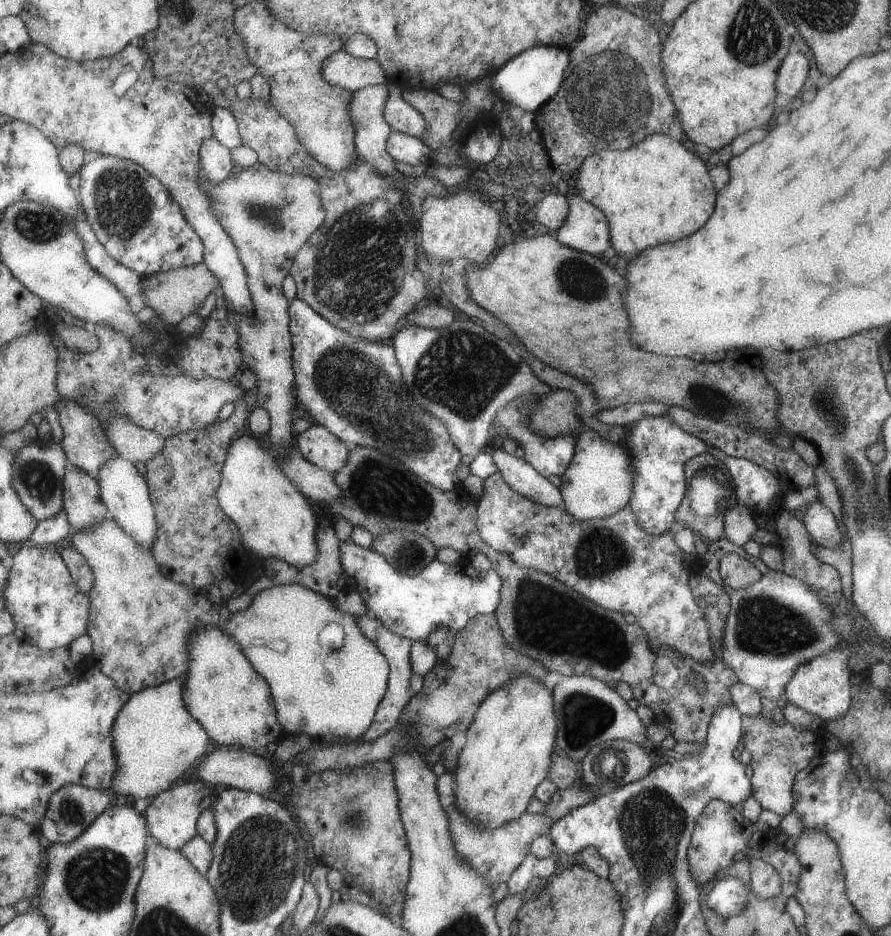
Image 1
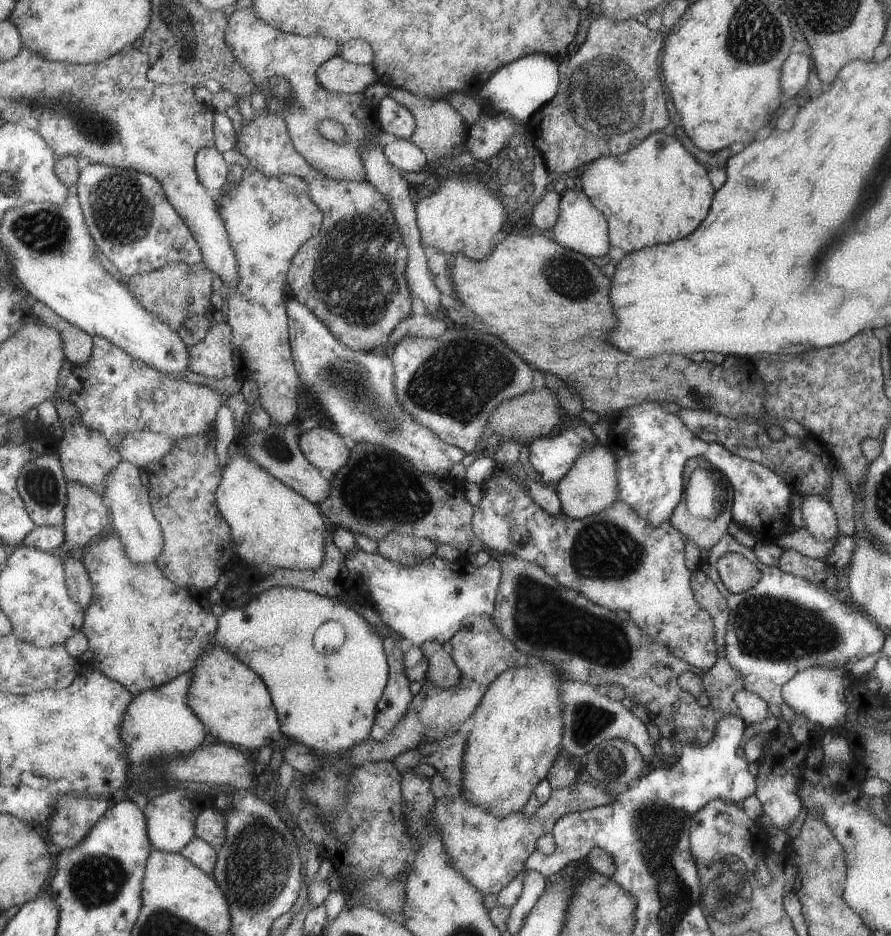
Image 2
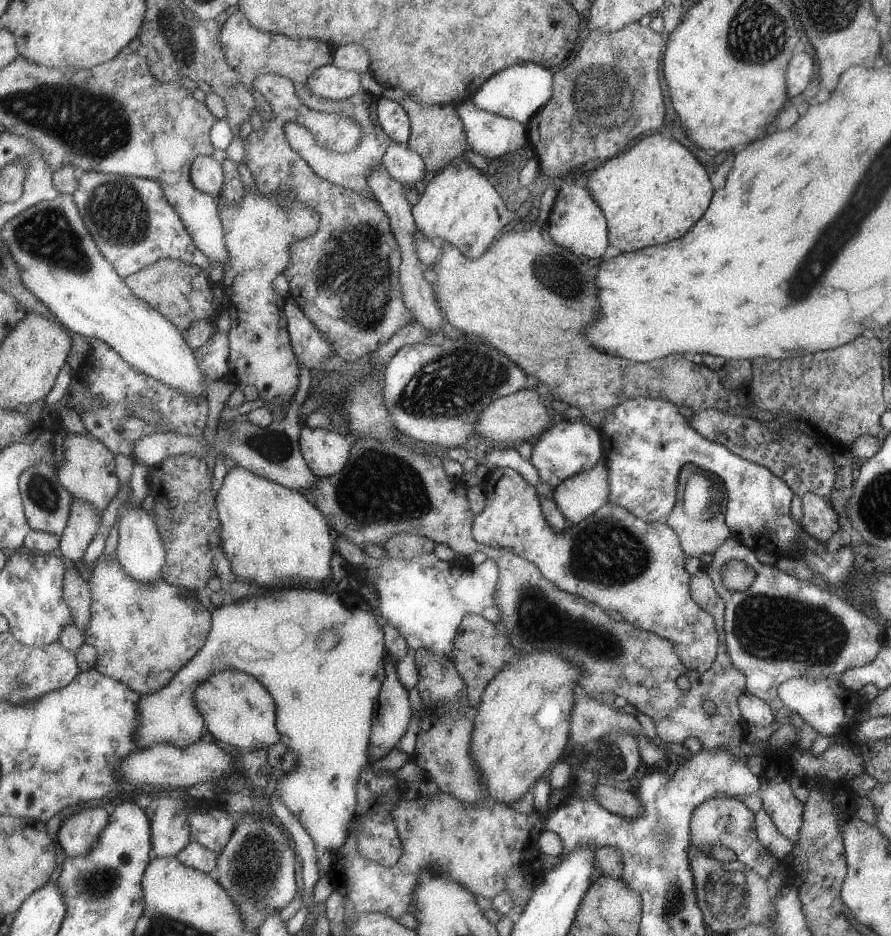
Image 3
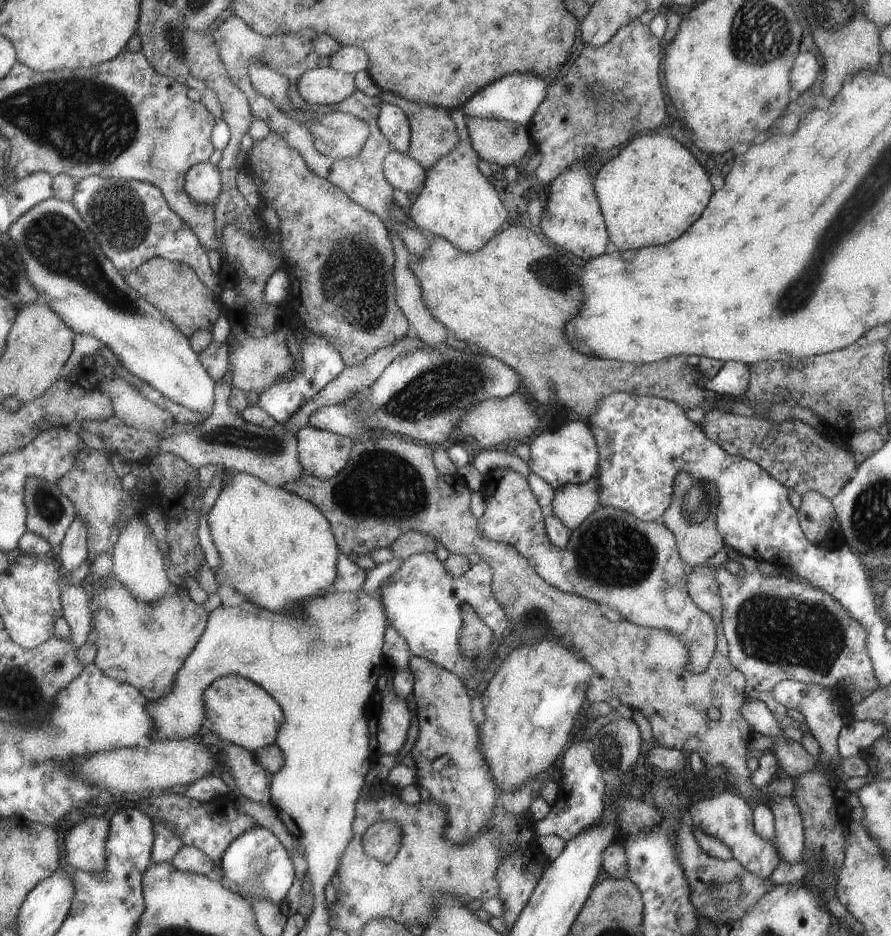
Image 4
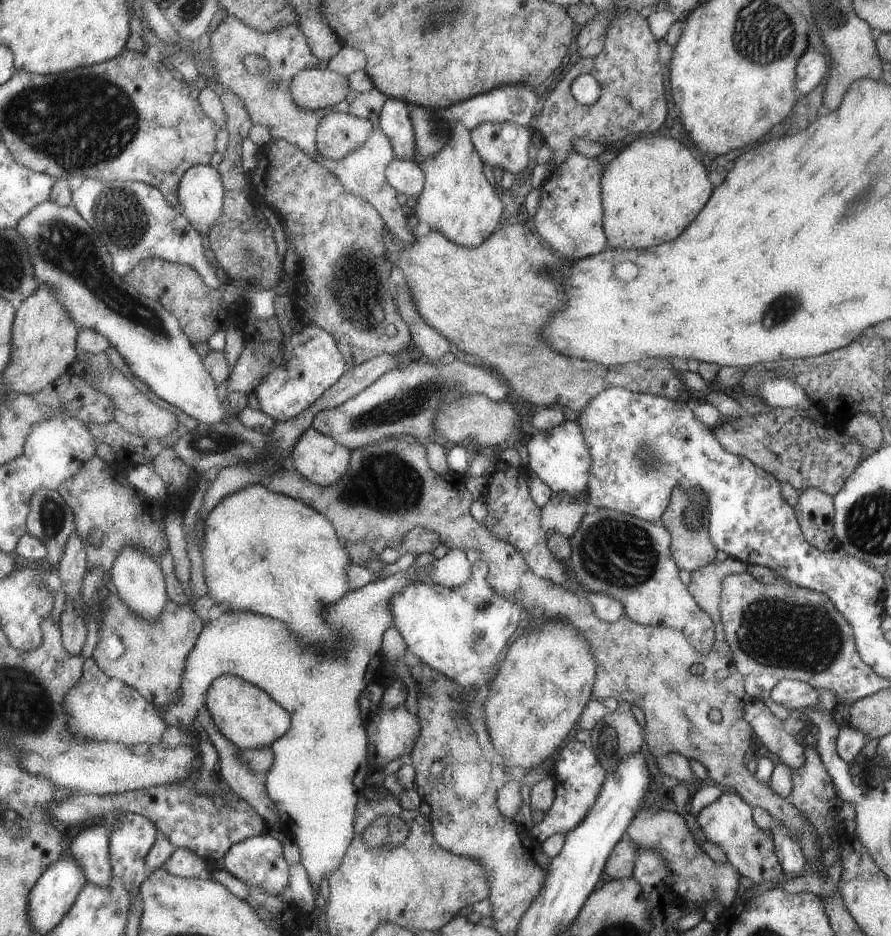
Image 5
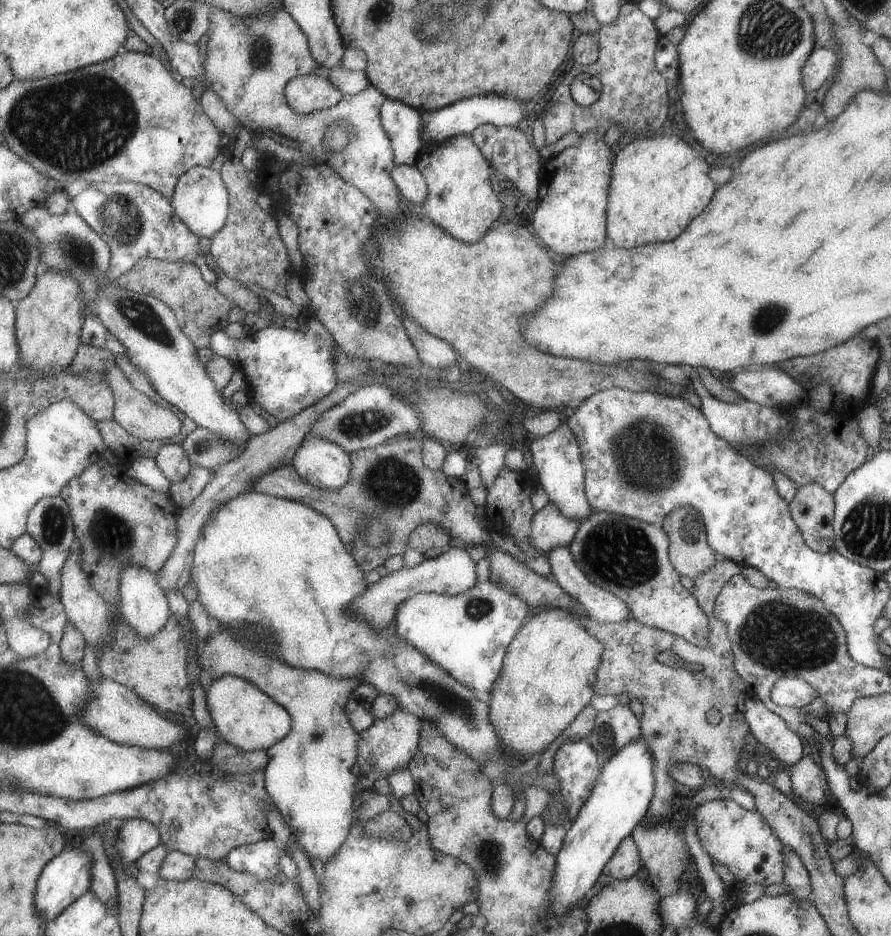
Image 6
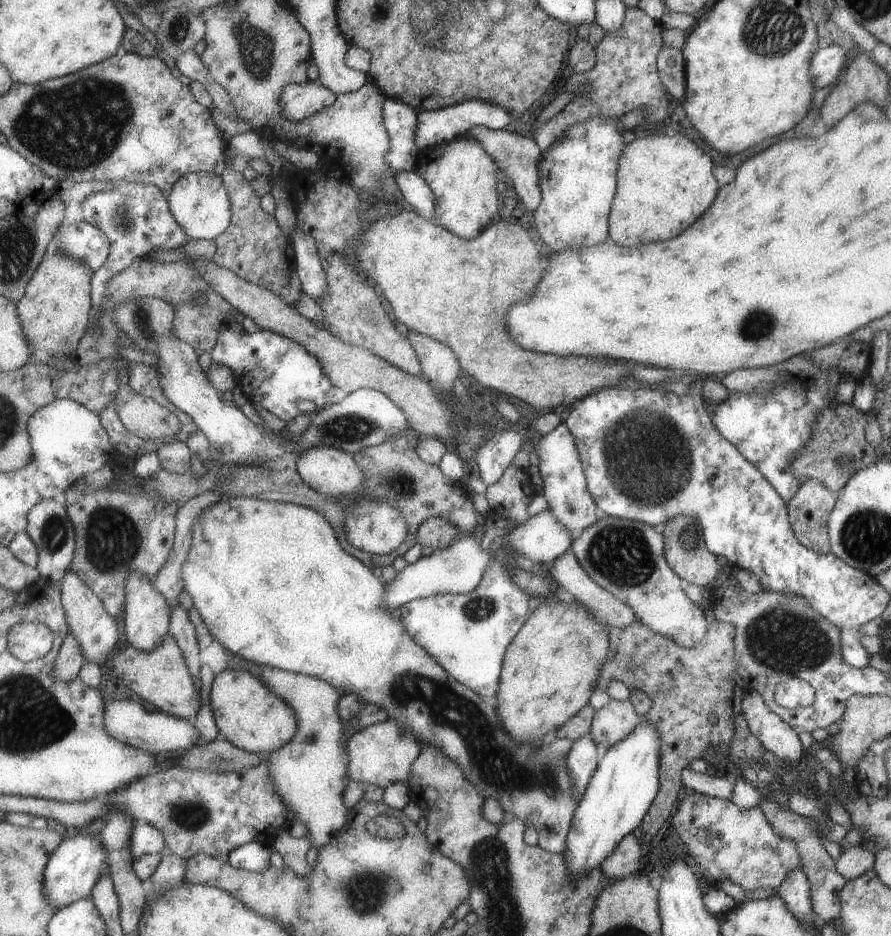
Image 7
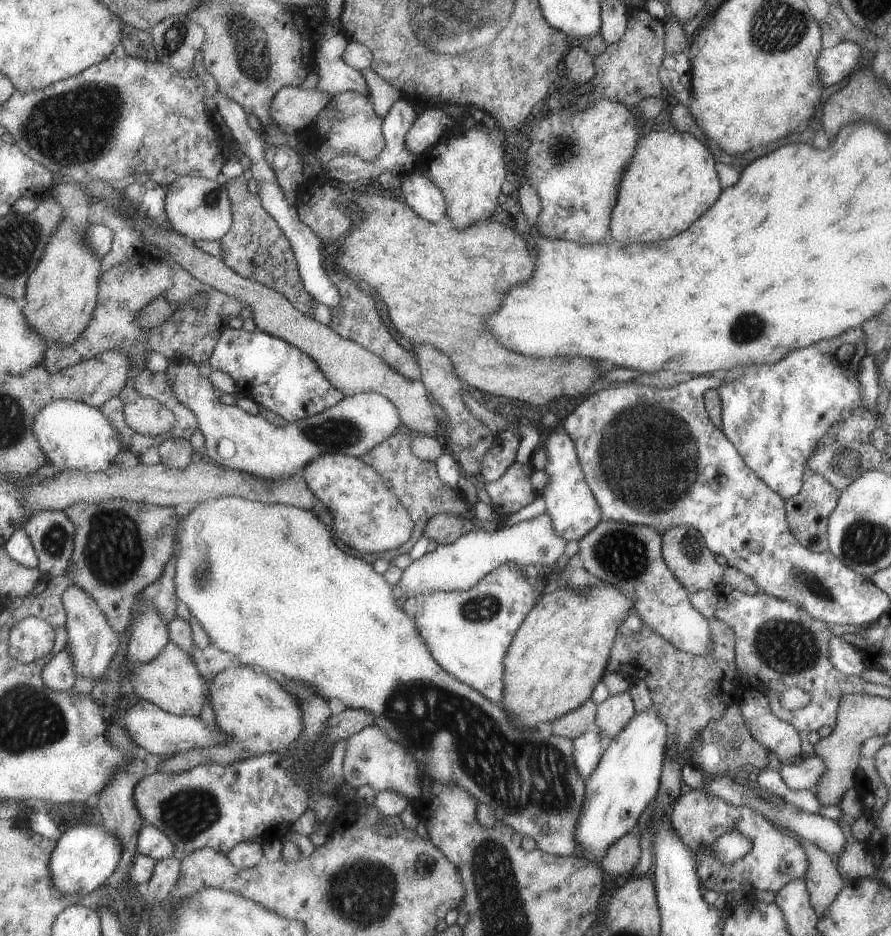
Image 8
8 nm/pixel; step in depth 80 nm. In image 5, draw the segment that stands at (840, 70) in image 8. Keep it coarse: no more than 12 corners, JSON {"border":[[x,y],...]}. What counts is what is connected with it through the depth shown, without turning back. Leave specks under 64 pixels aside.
{"border":[[803,52],[795,66],[798,98],[811,92],[828,73],[825,54]]}

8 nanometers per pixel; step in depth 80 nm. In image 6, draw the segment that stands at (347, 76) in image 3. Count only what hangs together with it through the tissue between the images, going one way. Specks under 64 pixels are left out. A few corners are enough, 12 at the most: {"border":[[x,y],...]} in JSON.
{"border":[[292,78],[287,102],[308,116],[334,108],[342,96],[329,78]]}

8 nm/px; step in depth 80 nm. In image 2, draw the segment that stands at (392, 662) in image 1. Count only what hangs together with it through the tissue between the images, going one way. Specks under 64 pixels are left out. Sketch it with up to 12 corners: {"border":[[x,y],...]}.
{"border":[[387,626],[373,632],[383,640],[389,681],[379,698],[371,739],[398,728],[413,697],[403,670],[401,638]]}

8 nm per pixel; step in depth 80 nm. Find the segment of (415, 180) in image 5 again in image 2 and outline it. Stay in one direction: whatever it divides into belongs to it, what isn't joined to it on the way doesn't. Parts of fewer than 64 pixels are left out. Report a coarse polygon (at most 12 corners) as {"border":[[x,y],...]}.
{"border":[[387,138],[382,152],[399,172],[421,172],[426,156],[408,139]]}

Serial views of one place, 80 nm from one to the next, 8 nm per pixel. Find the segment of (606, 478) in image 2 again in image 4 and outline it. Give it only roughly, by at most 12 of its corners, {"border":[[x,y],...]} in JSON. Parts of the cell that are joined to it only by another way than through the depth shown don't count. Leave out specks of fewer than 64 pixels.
{"border":[[598,476],[554,489],[547,511],[569,530],[599,506]]}

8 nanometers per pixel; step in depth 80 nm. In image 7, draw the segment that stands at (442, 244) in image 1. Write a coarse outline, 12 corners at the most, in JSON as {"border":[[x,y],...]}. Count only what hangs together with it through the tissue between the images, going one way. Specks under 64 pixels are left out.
{"border":[[469,134],[419,174],[432,219],[472,239],[497,214],[494,159]]}

